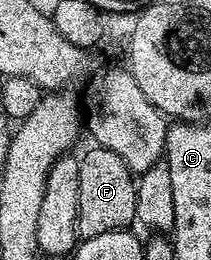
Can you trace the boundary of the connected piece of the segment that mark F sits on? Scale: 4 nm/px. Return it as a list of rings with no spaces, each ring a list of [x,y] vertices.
[[[95,145],[78,158],[80,164],[80,202],[76,204],[76,228],[79,239],[100,236],[103,232],[125,230],[136,219],[136,178],[116,156],[116,152]]]

